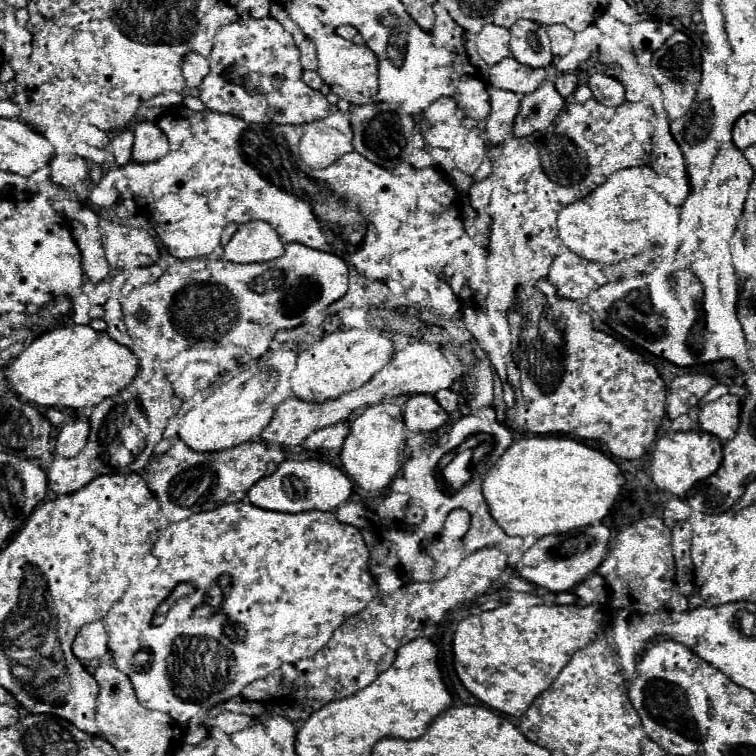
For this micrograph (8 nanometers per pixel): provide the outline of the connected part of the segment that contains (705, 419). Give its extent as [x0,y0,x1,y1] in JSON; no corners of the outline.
[700,394,740,442]

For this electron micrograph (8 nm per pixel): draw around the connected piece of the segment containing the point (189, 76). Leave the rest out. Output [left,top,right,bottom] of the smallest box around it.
[182,52,210,88]

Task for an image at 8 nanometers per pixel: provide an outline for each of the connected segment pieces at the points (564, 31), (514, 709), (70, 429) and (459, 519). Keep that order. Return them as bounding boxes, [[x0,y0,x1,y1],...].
[[548,24,574,56],[452,604,600,718],[56,420,90,458],[442,510,470,542]]

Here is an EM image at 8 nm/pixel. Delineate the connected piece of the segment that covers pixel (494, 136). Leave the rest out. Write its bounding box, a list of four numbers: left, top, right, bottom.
[486,88,518,144]

